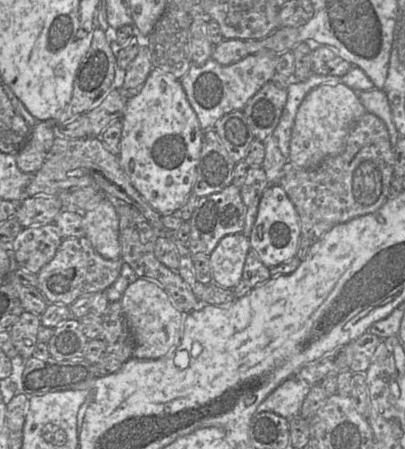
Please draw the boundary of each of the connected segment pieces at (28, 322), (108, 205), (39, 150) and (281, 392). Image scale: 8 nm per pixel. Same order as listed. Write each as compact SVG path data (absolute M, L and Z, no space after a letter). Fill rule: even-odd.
M24 311L8 329L12 344L24 361L33 355L40 326L40 316Z
M103 198L96 207L83 214L85 237L105 259L120 258L119 220L110 199Z
M55 120L39 121L30 132L22 148L16 153L17 168L23 173L36 173L48 157L48 152L57 136Z
M291 377L271 392L259 404L256 412L274 412L290 420L300 413L303 401L311 386L307 381Z

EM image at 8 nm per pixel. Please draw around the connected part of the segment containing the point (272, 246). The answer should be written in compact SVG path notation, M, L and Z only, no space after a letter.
M268 185L261 196L249 243L262 263L270 268L296 255L301 237L300 218L294 204L280 185Z

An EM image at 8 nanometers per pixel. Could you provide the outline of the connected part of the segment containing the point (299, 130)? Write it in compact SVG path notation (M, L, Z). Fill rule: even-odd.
M342 82L312 88L296 114L289 144L288 160L301 169L313 169L326 158L341 153L352 125L366 112L356 93Z

